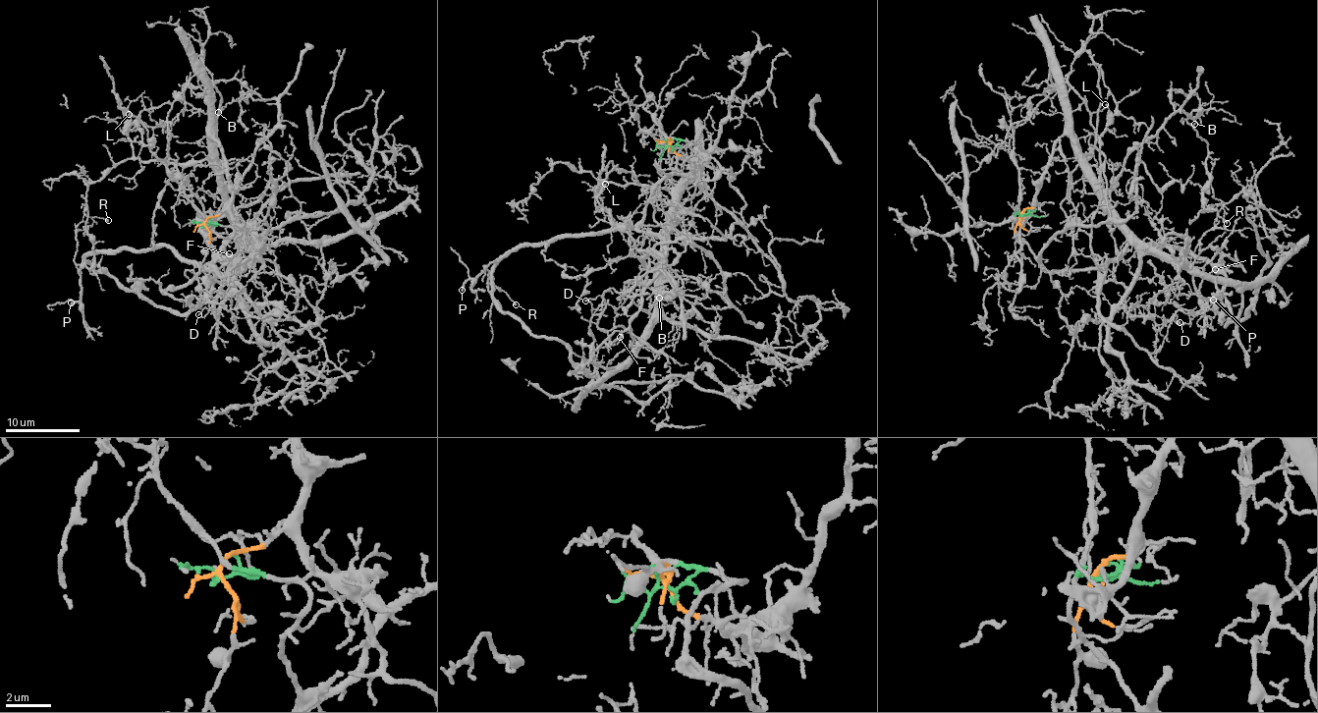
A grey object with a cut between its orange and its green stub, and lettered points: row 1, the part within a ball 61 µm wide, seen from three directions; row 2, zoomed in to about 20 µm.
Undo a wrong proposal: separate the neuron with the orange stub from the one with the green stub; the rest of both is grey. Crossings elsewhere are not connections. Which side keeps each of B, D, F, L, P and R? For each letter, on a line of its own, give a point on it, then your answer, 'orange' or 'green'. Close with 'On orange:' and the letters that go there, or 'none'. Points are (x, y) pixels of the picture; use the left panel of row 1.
B: at (218, 112); orange
D: at (198, 314); green
F: at (229, 253); green
L: at (129, 114); orange
P: at (71, 302); green
R: at (108, 220); green
On orange: B, L

